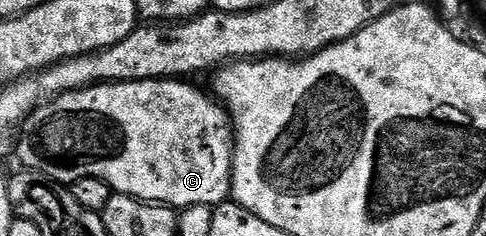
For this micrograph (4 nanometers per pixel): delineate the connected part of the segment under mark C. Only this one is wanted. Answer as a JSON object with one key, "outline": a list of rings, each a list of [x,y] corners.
{"outline":[[[176,77],[174,79],[138,79],[132,83],[96,83],[93,87],[82,87],[79,91],[66,91],[63,95],[56,95],[55,98],[47,100],[47,102],[36,107],[34,111],[31,112],[27,117],[27,122],[23,124],[22,132],[19,136],[19,141],[17,144],[17,159],[20,159],[22,166],[24,168],[30,169],[32,171],[40,171],[45,173],[49,177],[53,177],[57,182],[64,185],[70,185],[75,183],[81,177],[101,177],[101,181],[105,181],[111,186],[112,192],[118,193],[120,195],[132,195],[135,199],[142,199],[145,203],[162,203],[165,207],[173,207],[176,209],[184,209],[191,206],[207,206],[212,209],[219,206],[220,203],[224,202],[230,196],[231,193],[231,162],[235,156],[235,132],[233,130],[233,124],[231,122],[231,117],[227,113],[227,108],[219,102],[218,99],[212,97],[210,94],[207,95],[199,87],[194,87],[194,82],[184,81],[182,78]]]}

